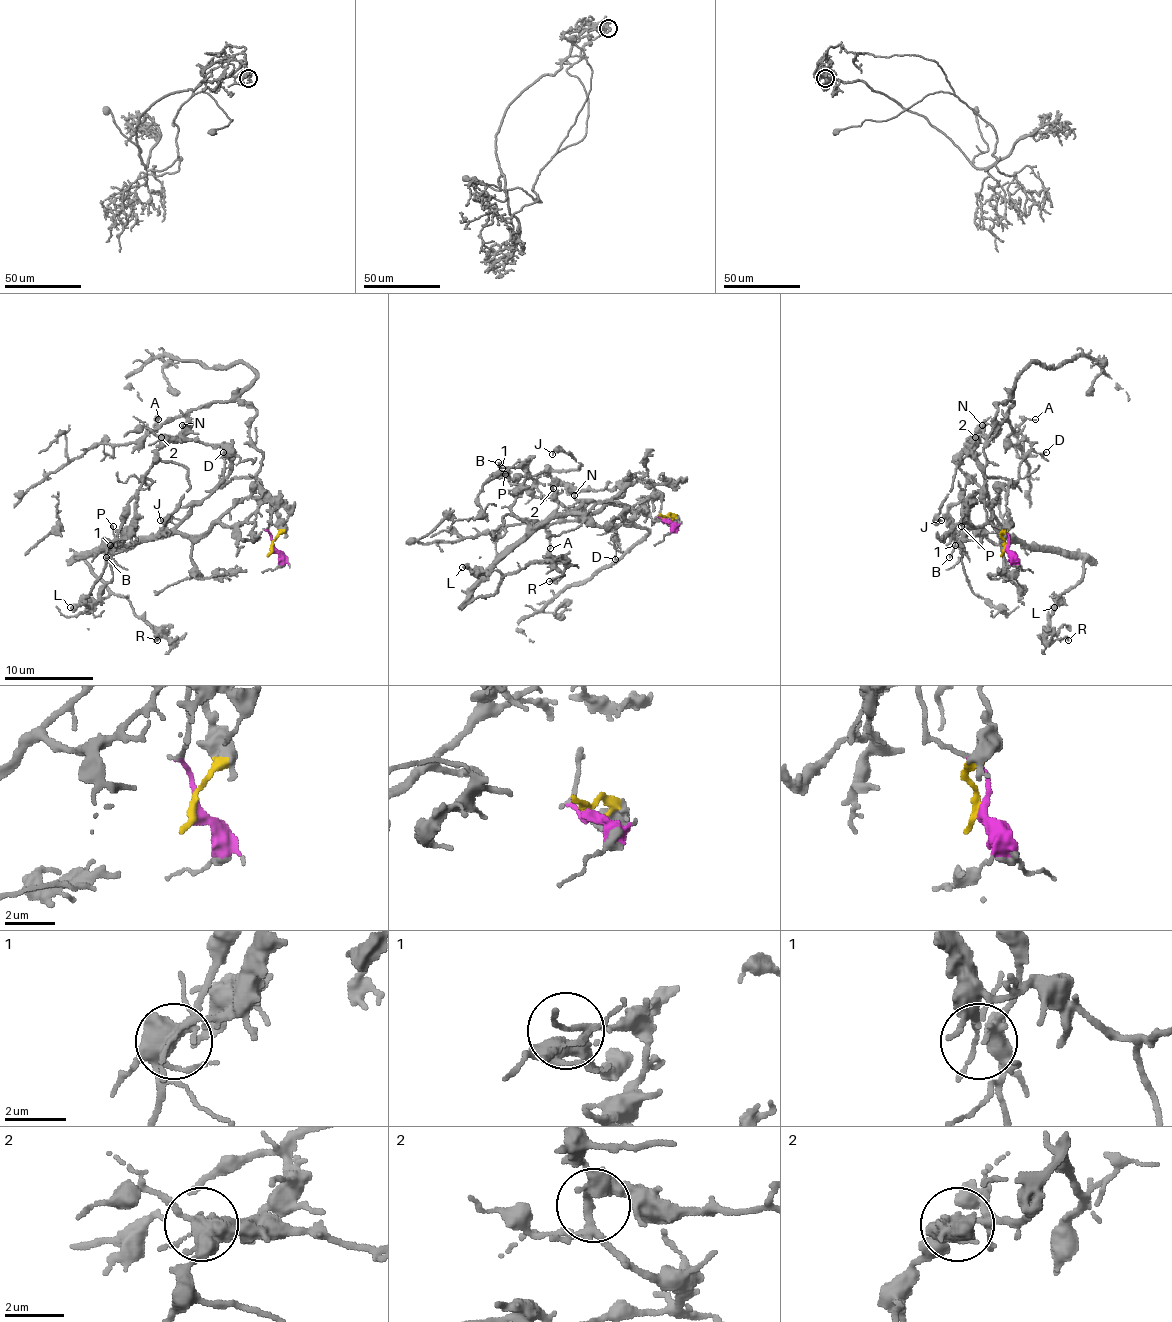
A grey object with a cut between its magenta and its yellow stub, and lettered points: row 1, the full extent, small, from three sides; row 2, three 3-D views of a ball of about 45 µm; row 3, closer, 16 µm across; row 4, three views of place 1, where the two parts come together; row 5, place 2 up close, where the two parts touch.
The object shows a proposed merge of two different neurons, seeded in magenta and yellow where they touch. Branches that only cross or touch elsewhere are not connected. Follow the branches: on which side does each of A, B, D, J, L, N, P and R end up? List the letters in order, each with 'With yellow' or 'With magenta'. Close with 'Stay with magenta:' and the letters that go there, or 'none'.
A: With magenta
B: With yellow
D: With magenta
J: With magenta
L: With yellow
N: With magenta
P: With yellow
R: With yellow
Stay with magenta: A, D, J, N

